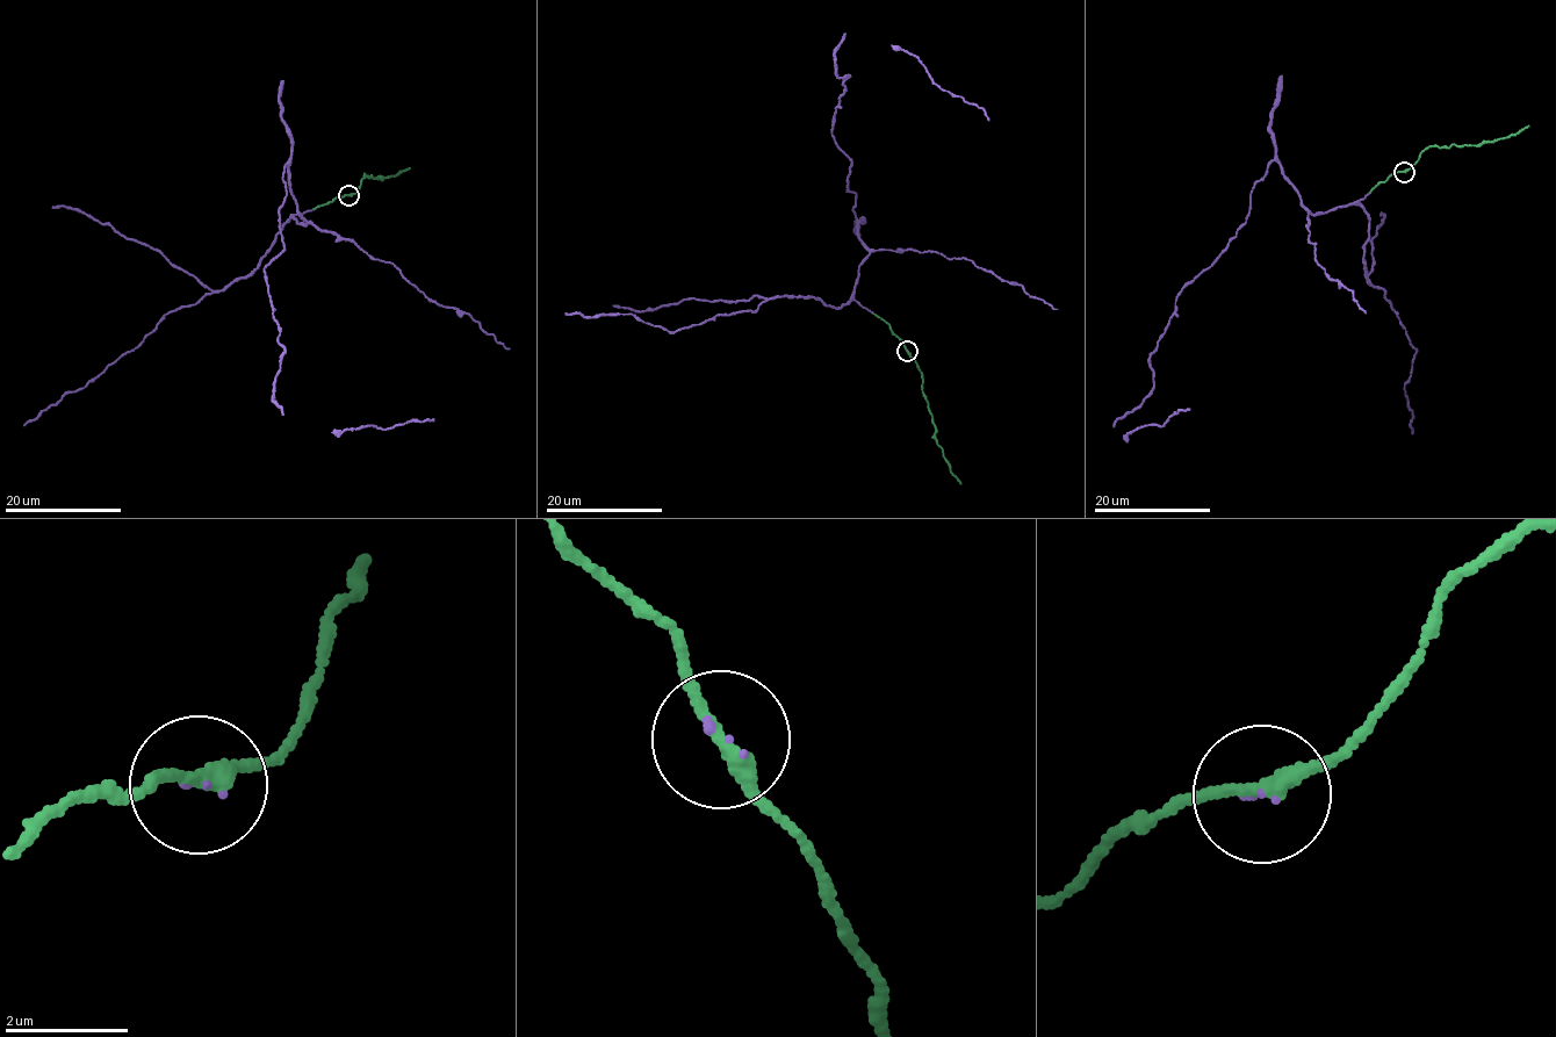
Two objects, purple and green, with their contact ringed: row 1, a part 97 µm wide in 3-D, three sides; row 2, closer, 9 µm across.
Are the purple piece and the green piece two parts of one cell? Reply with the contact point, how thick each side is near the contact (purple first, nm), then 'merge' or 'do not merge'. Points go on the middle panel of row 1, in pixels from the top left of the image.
at (907, 351); 50 nm thick on the purple side, 240 nm on the other; merge

